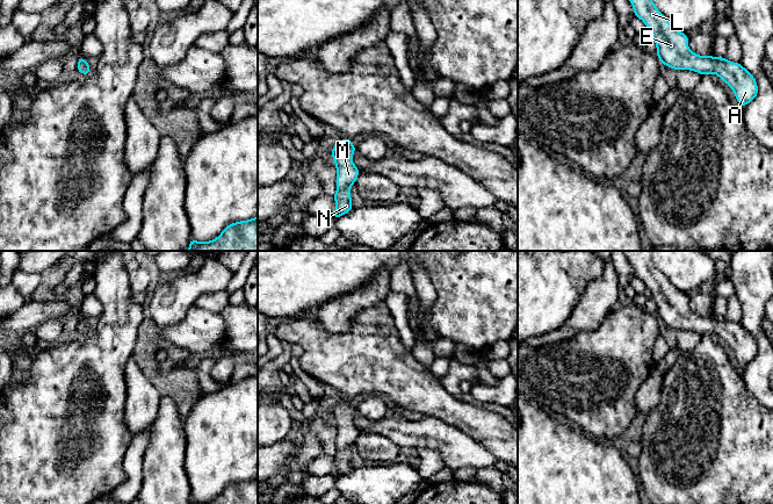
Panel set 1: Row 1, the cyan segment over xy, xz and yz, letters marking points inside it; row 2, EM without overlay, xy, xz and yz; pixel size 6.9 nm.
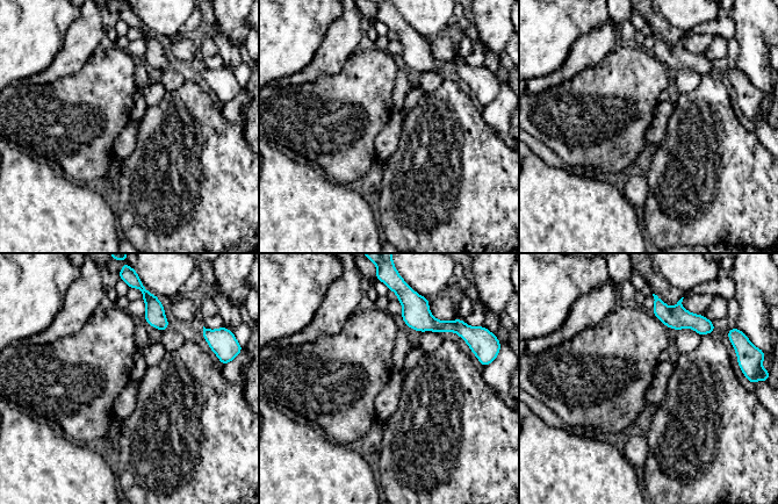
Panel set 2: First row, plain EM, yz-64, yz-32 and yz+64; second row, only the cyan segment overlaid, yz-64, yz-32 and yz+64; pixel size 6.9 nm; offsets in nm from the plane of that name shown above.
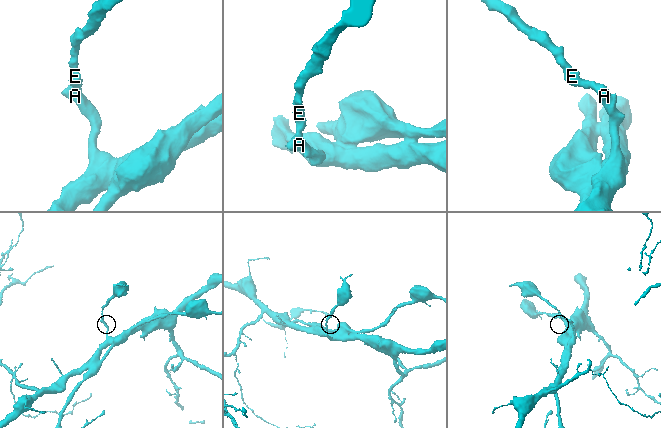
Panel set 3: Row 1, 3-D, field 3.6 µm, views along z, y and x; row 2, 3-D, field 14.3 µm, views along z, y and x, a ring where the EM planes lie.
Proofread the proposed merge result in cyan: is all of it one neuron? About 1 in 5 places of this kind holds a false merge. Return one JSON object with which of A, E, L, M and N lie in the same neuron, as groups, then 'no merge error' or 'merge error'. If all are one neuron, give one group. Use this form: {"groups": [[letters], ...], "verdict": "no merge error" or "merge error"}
{"groups": [["A", "E", "L", "M", "N"]], "verdict": "no merge error"}

